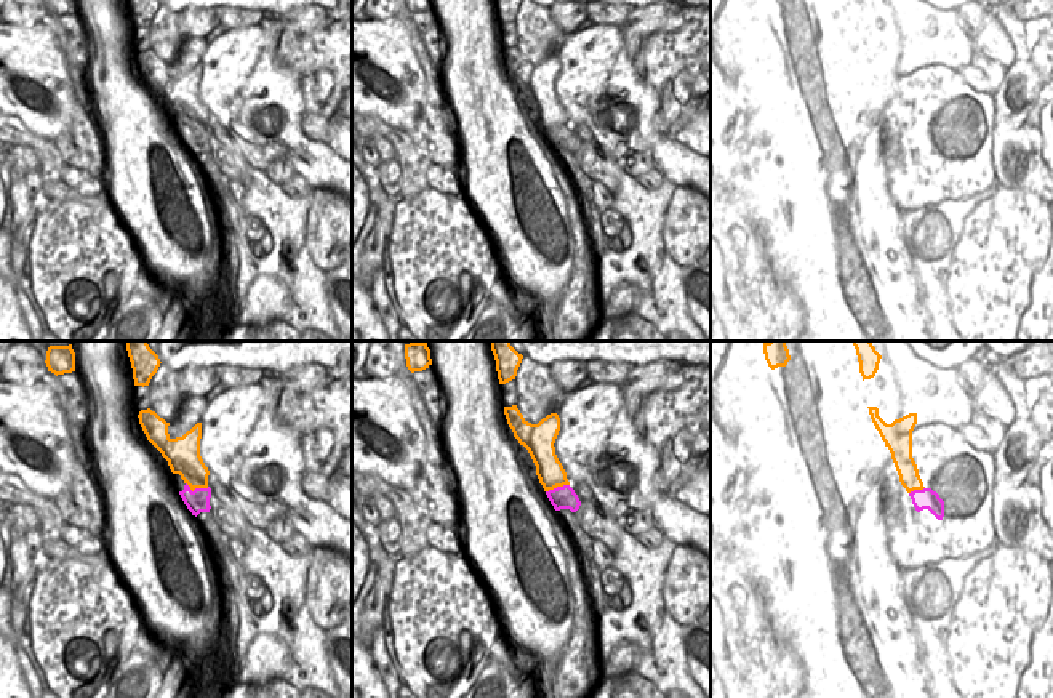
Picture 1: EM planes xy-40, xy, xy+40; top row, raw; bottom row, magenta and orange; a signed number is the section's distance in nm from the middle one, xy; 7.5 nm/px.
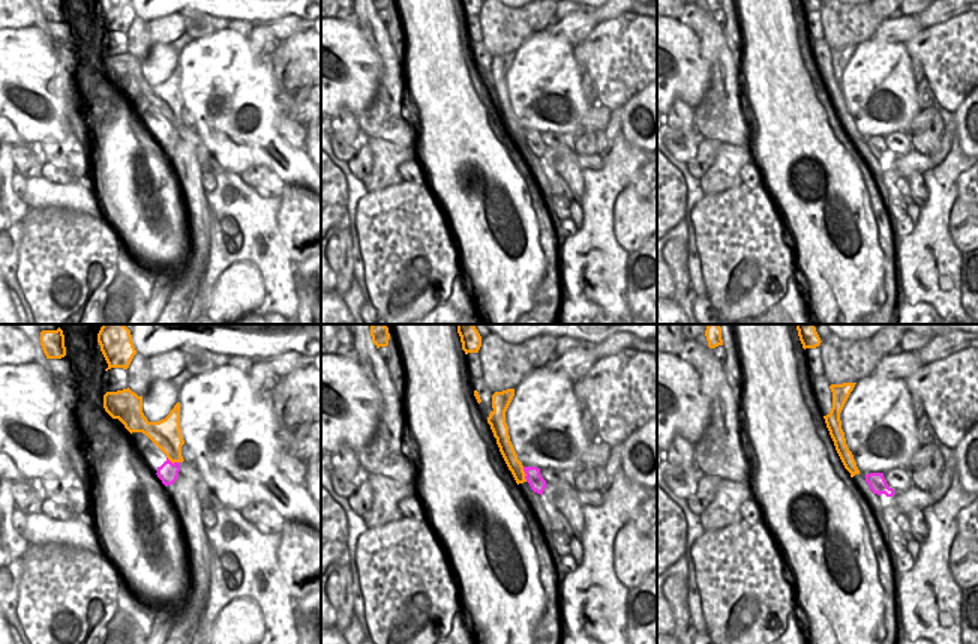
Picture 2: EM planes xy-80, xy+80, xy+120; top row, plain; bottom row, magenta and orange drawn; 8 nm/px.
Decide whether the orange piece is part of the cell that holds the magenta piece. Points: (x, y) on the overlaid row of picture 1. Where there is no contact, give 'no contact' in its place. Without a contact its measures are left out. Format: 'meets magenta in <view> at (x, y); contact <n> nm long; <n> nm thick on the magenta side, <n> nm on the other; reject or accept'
meets magenta in xy-40 at (197, 489); contact 180 nm long; 170 nm thick on the magenta side, 240 nm on the other; reject

